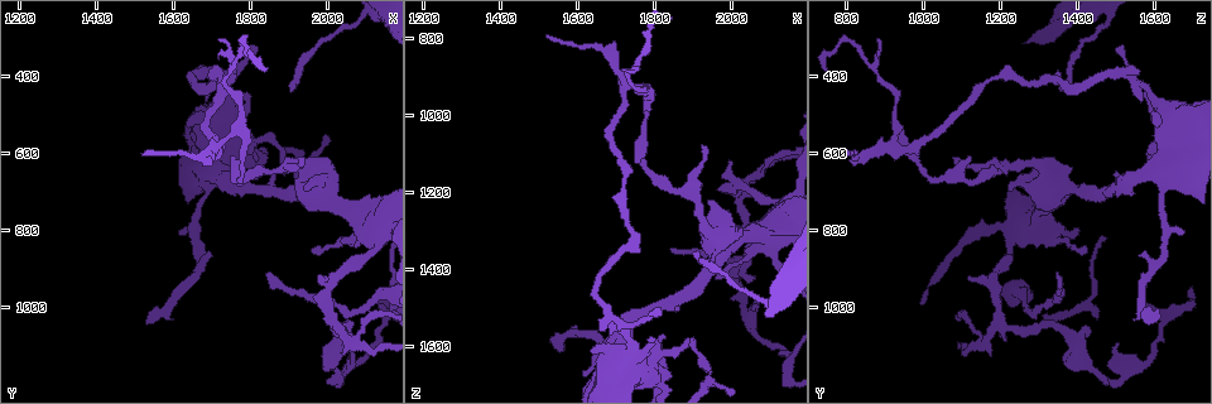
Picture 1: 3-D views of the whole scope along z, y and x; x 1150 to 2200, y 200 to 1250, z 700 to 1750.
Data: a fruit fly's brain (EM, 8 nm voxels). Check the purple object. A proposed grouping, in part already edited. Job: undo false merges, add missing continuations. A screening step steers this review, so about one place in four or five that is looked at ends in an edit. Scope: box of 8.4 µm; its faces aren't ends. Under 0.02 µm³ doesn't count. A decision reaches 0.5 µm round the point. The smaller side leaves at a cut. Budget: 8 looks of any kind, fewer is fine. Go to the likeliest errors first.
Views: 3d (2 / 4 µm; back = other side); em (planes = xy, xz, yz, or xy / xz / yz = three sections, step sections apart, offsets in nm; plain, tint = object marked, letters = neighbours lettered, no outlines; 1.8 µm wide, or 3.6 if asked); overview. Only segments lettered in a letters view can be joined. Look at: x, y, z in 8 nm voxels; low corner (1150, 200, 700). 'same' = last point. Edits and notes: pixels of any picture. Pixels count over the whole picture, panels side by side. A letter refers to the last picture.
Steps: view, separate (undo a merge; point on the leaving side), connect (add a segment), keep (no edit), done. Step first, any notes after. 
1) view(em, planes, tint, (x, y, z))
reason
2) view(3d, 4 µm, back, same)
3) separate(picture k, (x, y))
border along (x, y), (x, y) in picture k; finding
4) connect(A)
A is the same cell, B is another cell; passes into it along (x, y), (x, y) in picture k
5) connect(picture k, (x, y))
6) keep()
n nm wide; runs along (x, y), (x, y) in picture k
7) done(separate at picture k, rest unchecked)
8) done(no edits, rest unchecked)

view(3d, 2 µm, back, (1530, 1045, 1585))
an open end

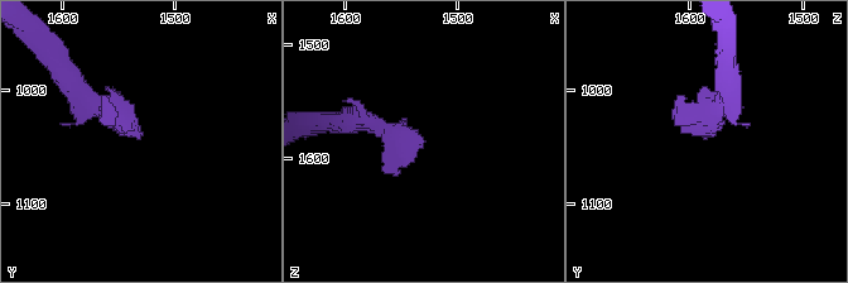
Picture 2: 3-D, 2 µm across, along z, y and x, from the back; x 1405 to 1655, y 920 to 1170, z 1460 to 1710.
view(em, planes, letters, (1530, 1038, 1590))

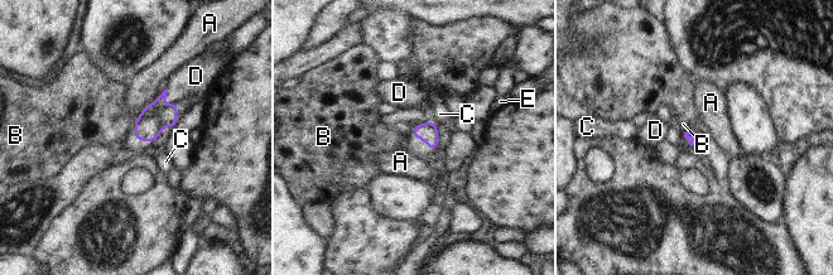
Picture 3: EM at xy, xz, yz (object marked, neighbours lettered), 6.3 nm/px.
keep()
A touches over 260 nm; A, B, C, D and E are other cells; border along (135, 120), (133, 124) in picture 3; none of them fits

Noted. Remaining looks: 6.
view(em, planes, tint, (1745, 415, 1320))
sharp bend

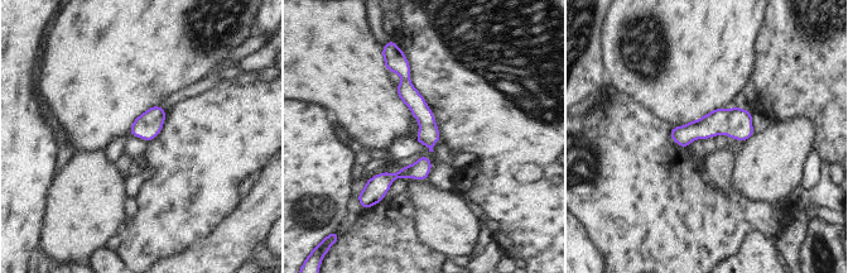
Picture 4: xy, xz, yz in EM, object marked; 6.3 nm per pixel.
view(em, planes, letters, same)

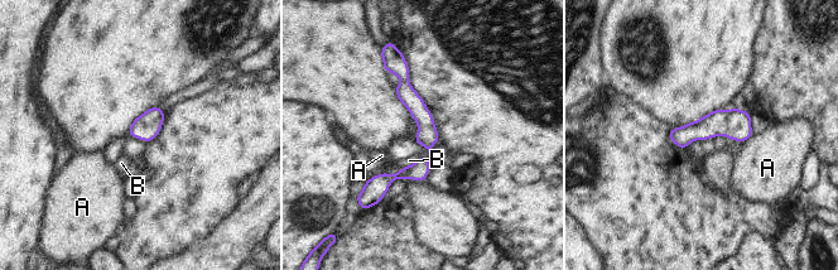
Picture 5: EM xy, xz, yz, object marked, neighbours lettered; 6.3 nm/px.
keep()
130 nm wide; A and B are other cells; runs along (396, 66), (424, 119), (428, 145) in picture 5; one neuron here

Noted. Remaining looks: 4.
view(em, xz, step 16, tint, (1770, 680, 1120))
thin neck

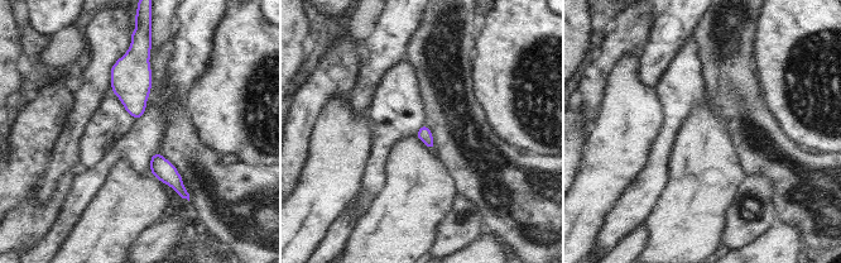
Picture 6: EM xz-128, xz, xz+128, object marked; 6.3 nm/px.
view(em, yz, step 4, letters, same)
cut it another way

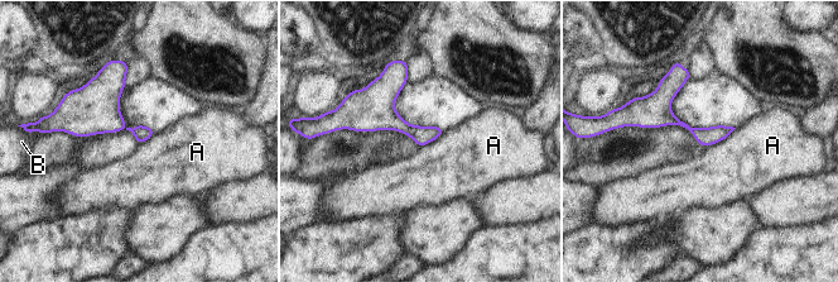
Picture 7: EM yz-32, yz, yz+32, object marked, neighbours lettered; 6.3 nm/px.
keep()
100 nm wide; A and B are other cells; border along (736, 128), (727, 137), (704, 147) in picture 7; continuous, no second neuron

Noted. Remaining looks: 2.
done(no edits, rest unchecked)

